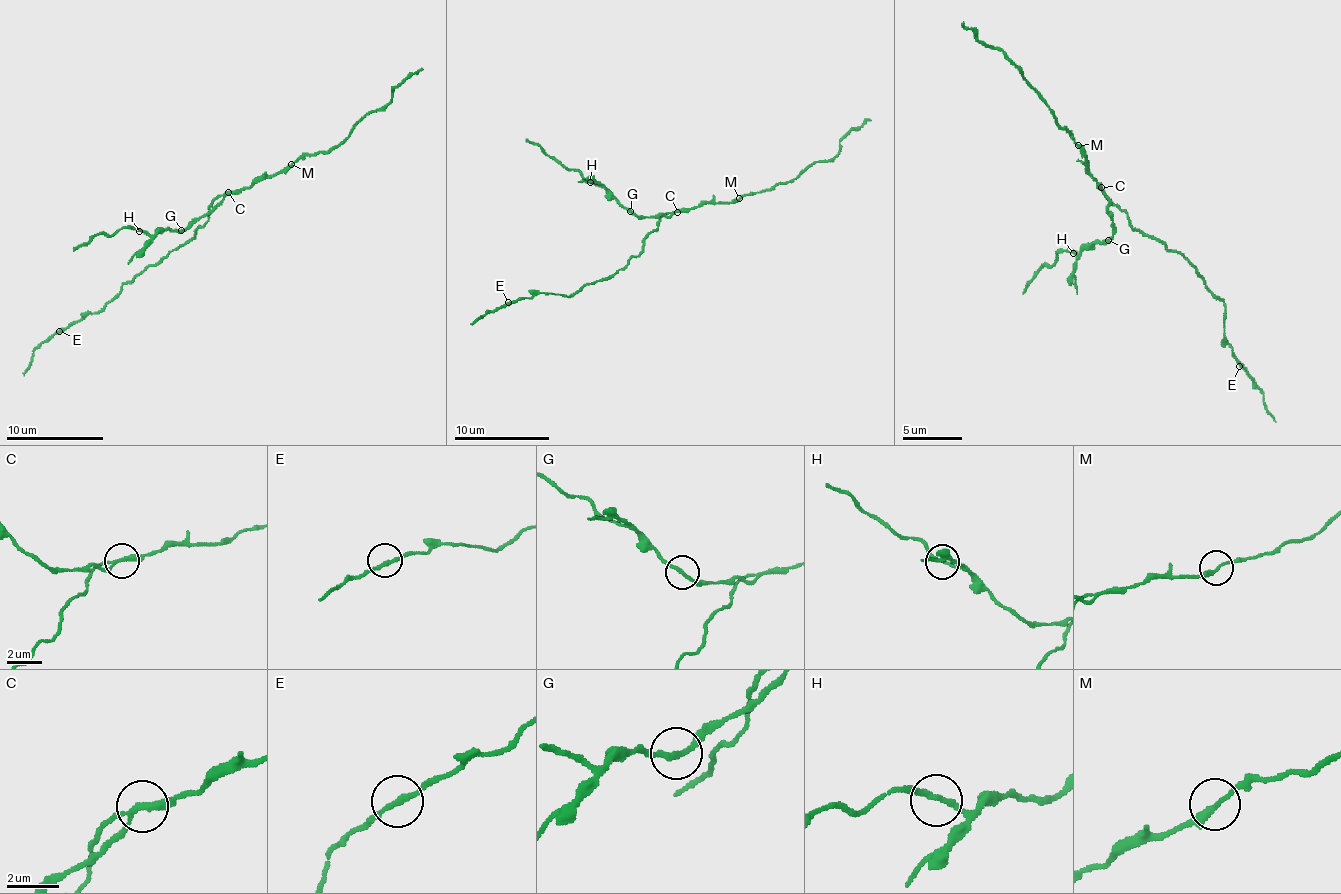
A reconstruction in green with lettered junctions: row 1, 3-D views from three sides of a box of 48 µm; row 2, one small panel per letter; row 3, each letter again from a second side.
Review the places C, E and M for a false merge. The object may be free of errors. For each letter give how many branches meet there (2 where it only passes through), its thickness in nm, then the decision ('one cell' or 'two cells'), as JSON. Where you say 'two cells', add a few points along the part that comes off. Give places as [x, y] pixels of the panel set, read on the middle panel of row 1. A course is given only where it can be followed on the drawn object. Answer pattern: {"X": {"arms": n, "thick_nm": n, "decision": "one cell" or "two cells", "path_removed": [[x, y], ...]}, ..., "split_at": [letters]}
{"C": {"arms": 3, "thick_nm": 200, "decision": "two cells", "path_removed": [[676, 211], [667, 217], [635, 216], [602, 187], [578, 171], [569, 171], [525, 139]]}, "E": {"arms": 2, "thick_nm": 200, "decision": "one cell"}, "M": {"arms": 2, "thick_nm": 220, "decision": "one cell"}, "split_at": ["C"]}

